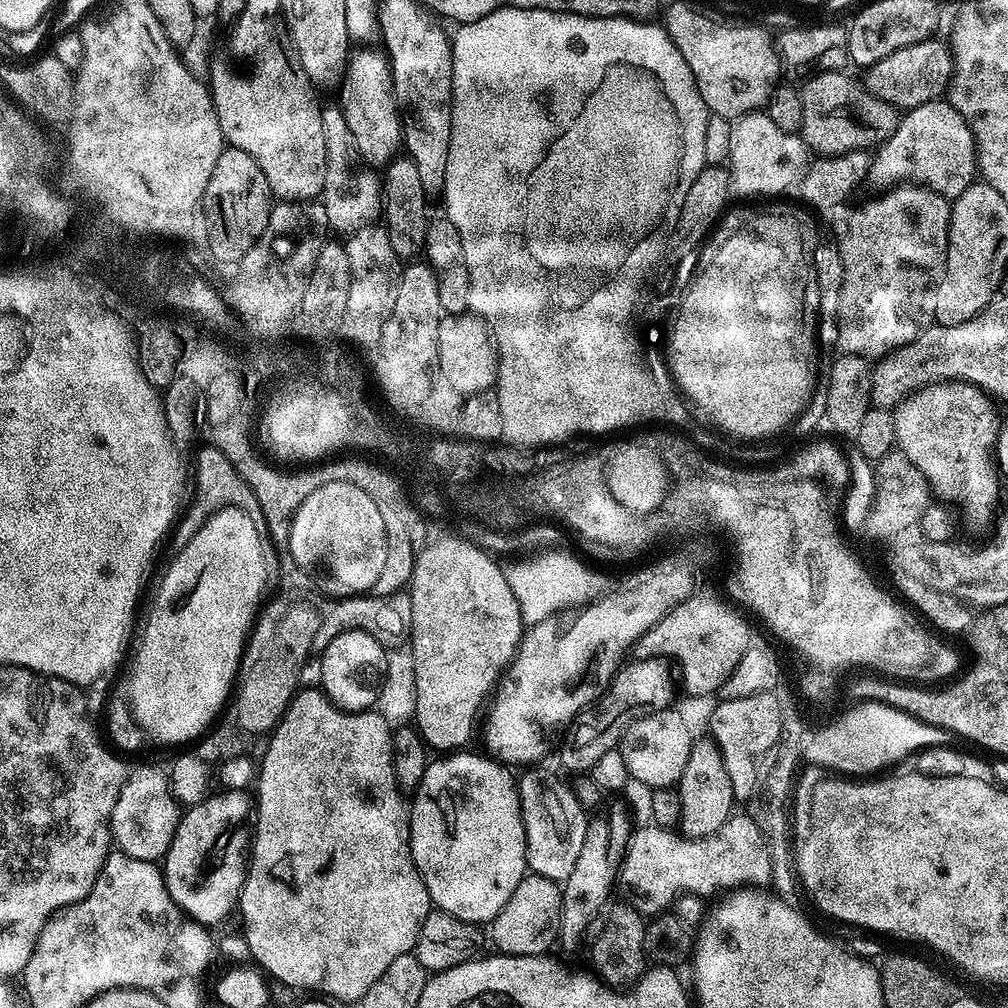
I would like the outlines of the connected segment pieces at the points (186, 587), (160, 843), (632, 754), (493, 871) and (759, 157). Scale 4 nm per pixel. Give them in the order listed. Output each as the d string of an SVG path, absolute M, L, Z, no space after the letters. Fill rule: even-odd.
M222 508L219 512L214 512L209 516L198 534L185 544L184 548L175 553L177 555L172 560L172 565L164 572L164 577L160 580L160 589L156 592L156 601L152 604L152 609L148 612L148 625L144 628L144 633L140 636L140 649L136 652L136 661L132 664L132 681L128 684L128 696L132 711L133 721L149 737L161 740L164 744L184 744L187 740L192 740L195 736L200 736L204 732L204 727L215 721L221 715L222 709L229 703L230 693L234 688L234 681L237 672L240 671L240 658L244 654L244 646L250 635L250 629L258 615L258 609L262 602L256 599L256 592L262 587L262 558L258 558L256 548L256 532L250 531L246 526L246 518L232 514L228 508Z
M148 764L141 768L133 767L118 794L118 802L114 802L112 839L115 847L130 858L163 861L180 825L181 815L182 808L172 793L169 773L165 769L163 772L160 768L151 768Z
M652 710L640 714L624 732L618 751L626 770L633 781L645 784L649 790L671 789L679 785L682 770L686 768L686 758L692 749L694 733L688 724L673 710Z
M456 750L451 754L444 754L436 758L440 760L433 759L429 763L428 769L422 774L422 782L417 786L414 795L411 797L408 825L410 826L412 857L416 863L418 874L430 894L433 905L439 911L445 912L446 914L454 914L454 918L462 918L471 924L484 926L496 917L498 910L502 910L502 906L506 906L506 902L510 902L510 894L514 894L514 890L518 890L518 882L522 882L522 878L529 871L528 851L526 850L524 819L520 813L520 789L518 787L517 777L515 775L512 777L513 769L505 766L495 758L489 758L484 754L479 756L476 752L468 751Z
M763 111L741 116L732 125L728 155L728 190L736 196L776 196L799 181L810 152L797 133L783 132Z

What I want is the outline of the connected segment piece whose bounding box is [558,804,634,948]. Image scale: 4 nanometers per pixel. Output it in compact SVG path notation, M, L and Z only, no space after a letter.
M612 804L608 808L608 824L602 817L596 816L584 826L584 841L578 854L578 862L574 862L574 870L570 870L570 878L562 881L564 905L560 919L559 947L572 948L584 936L584 930L605 911L609 903L608 895L612 887L617 887L620 861L624 858L624 850L632 837L634 823L628 812L620 804Z

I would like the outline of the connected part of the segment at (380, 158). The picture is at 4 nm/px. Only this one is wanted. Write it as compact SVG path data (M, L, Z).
M379 51L356 53L343 70L343 84L339 89L339 107L345 114L346 123L354 134L357 152L361 160L373 169L380 170L397 159L402 148L404 130L400 109L392 94L392 65Z

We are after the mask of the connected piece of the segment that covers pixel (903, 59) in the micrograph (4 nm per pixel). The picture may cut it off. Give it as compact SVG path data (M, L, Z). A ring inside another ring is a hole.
M933 38L915 43L914 46L903 47L869 65L865 69L864 81L867 92L888 105L895 106L897 110L917 108L926 101L939 97L947 89L953 74L951 49L939 40Z

